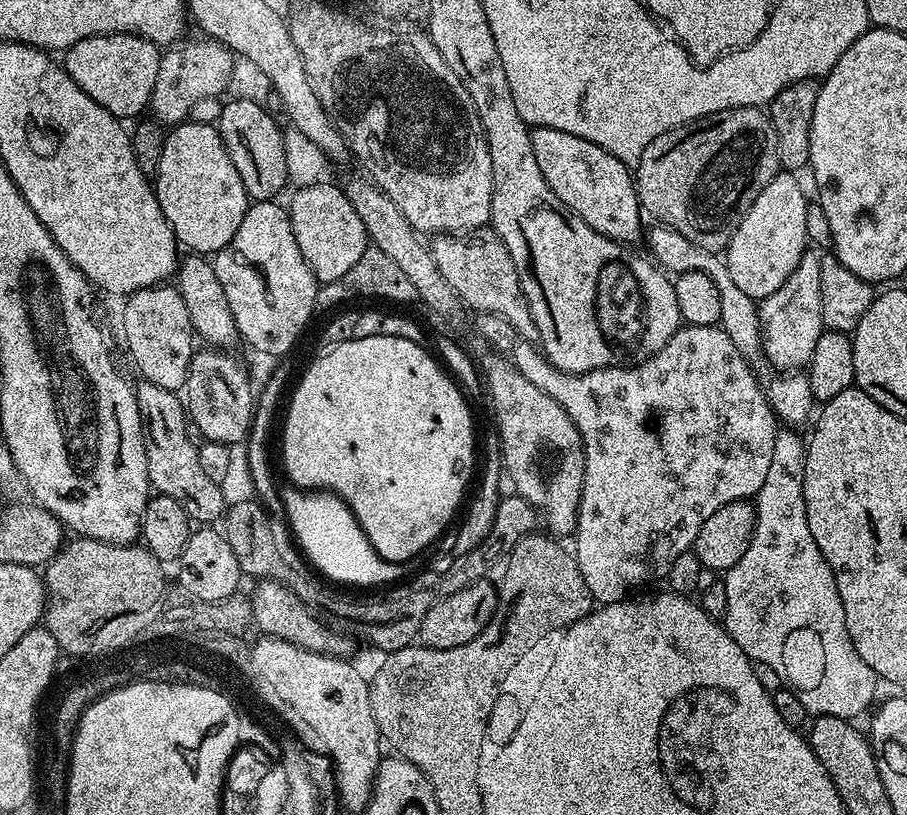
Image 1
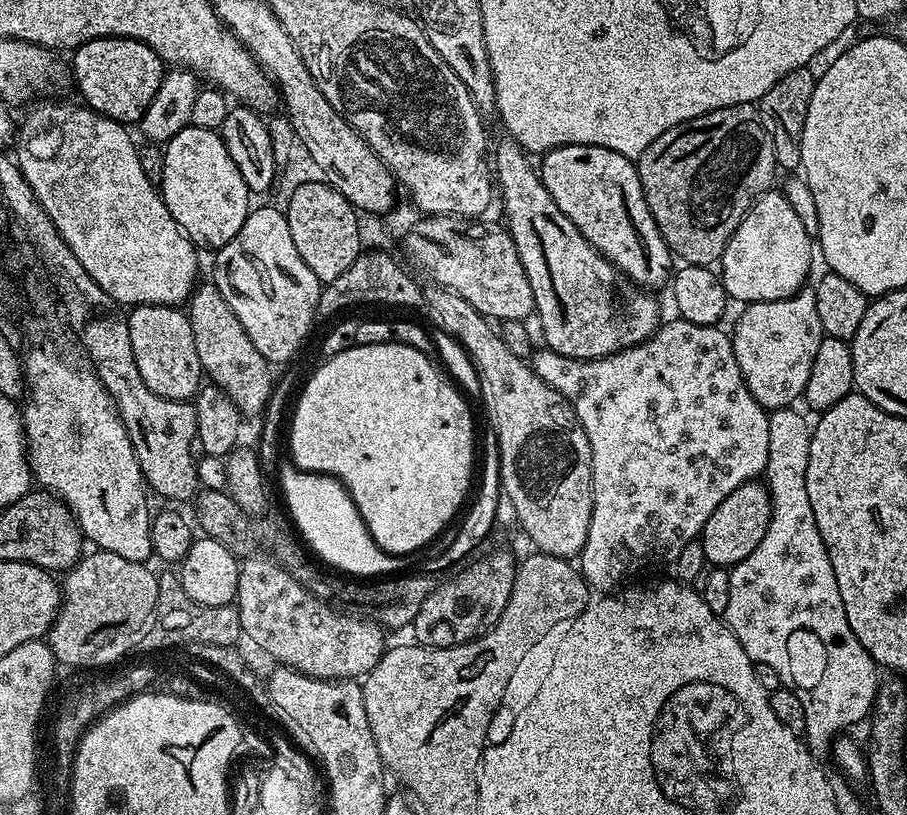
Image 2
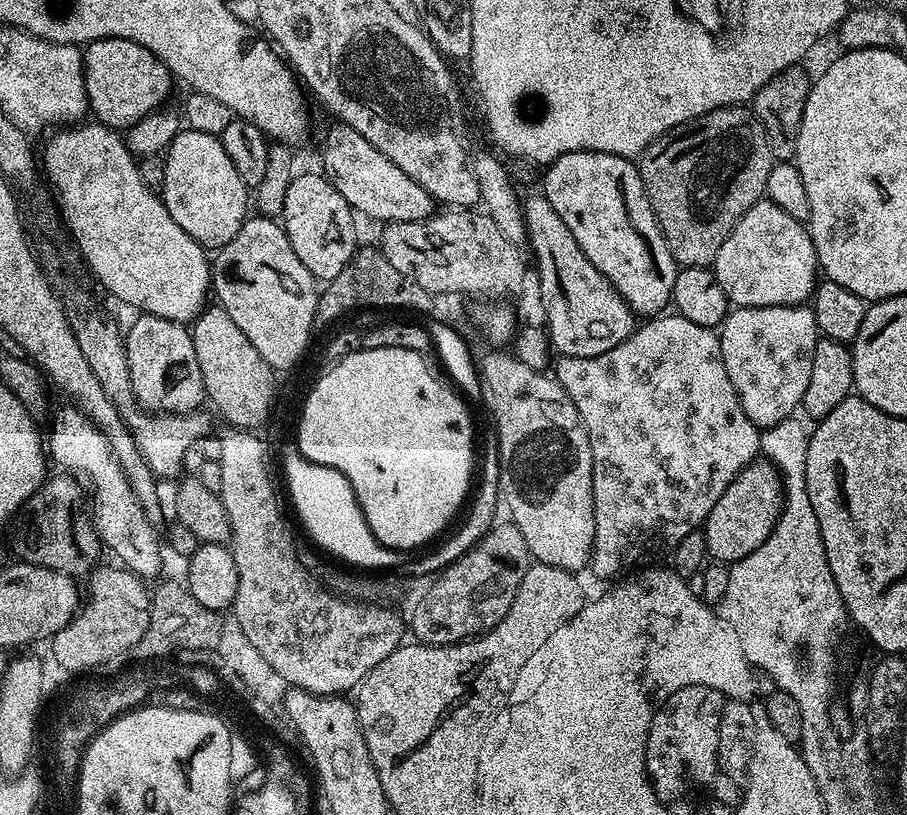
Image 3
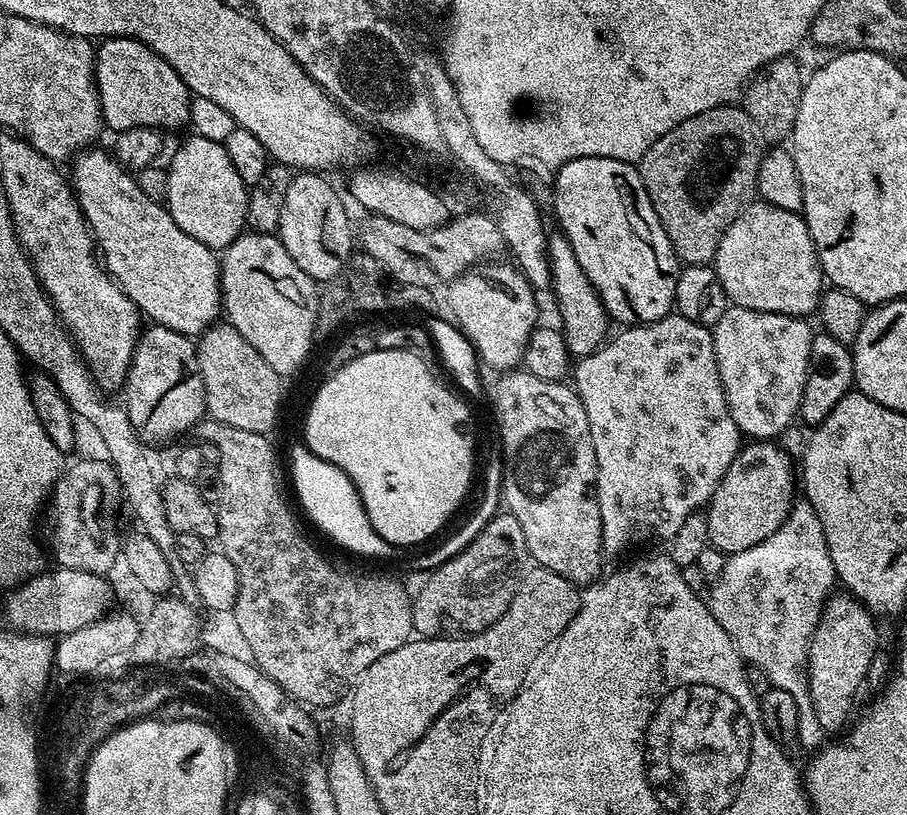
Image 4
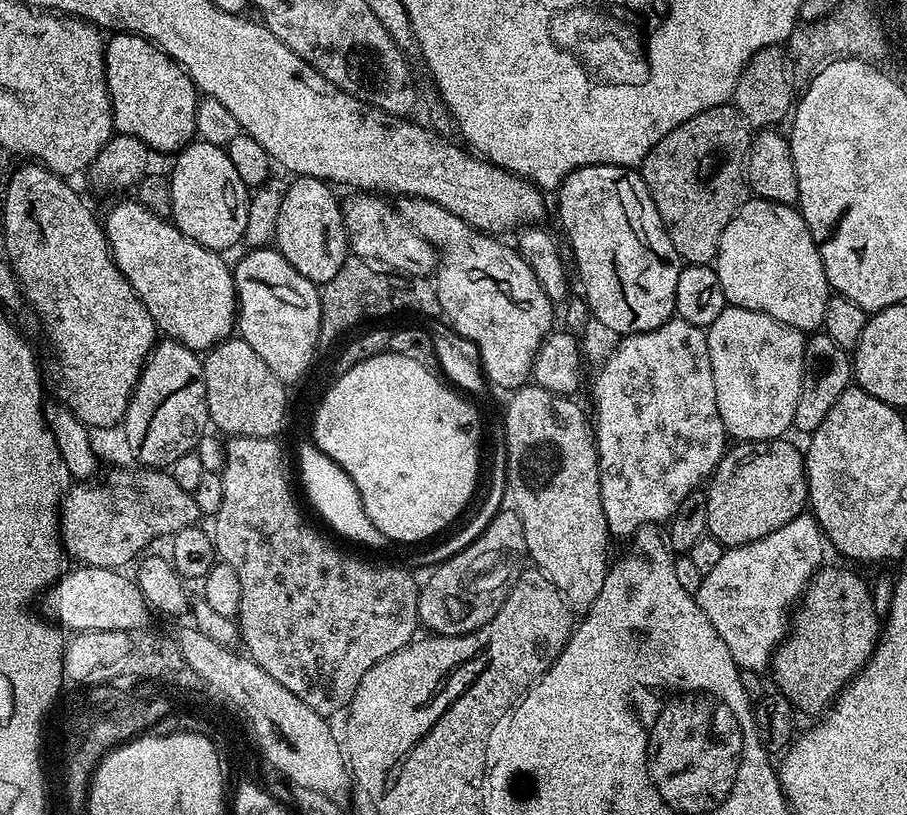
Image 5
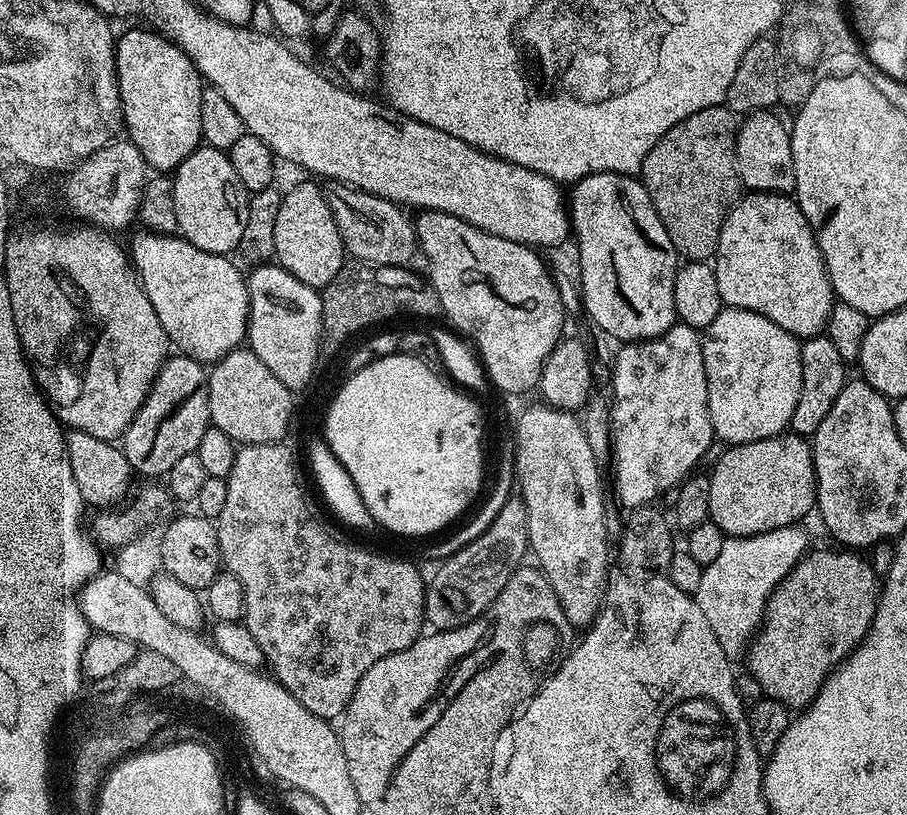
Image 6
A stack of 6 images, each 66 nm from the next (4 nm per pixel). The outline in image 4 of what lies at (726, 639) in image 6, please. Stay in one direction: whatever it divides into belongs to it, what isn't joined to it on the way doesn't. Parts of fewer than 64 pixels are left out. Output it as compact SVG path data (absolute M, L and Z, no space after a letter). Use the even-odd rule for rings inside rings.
M806 498L797 499L786 522L782 522L782 526L778 526L770 538L758 542L758 546L750 546L750 550L731 553L724 561L722 574L715 577L711 584L712 589L706 595L706 603L714 618L718 618L718 626L730 634L745 662L768 675L771 687L786 690L786 694L798 702L796 739L799 747L819 749L825 743L826 733L818 722L818 714L814 714L808 678L808 647L812 645L812 635L824 612L824 605L829 596L833 595L835 588L832 587L837 587L838 581L826 546L826 534L822 534L822 522L818 522L814 506L810 506Z

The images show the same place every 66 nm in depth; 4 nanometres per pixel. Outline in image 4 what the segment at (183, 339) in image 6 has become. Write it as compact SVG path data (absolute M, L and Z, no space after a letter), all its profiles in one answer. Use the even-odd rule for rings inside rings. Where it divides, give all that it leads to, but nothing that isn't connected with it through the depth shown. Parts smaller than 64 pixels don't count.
M100 146L89 147L75 157L72 166L72 190L76 193L84 223L88 225L102 263L117 286L136 303L141 313L147 319L149 316L152 324L161 324L193 338L199 337L201 332L217 323L222 312L220 260L217 253L198 242L198 238L190 238L190 234L186 234L186 230L182 230L178 222L174 222L174 218L161 201L146 198L135 175L125 168L111 151L103 152Z

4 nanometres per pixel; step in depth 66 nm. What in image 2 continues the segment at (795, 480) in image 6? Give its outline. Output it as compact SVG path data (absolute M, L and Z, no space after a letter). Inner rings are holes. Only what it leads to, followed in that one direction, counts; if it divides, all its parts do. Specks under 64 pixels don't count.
M760 482L738 486L734 494L722 498L718 510L706 518L698 542L704 551L704 559L712 566L734 566L742 562L762 542L762 534L772 521L772 499L767 487Z

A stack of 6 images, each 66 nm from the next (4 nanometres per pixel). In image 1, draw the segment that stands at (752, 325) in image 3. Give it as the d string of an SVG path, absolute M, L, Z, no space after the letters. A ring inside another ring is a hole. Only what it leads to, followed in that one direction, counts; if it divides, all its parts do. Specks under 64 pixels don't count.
M805 251L804 256L798 262L798 266L794 270L794 274L790 274L790 278L786 278L786 282L782 286L778 286L778 290L774 290L774 294L770 294L762 301L759 301L760 309L760 338L764 346L764 356L773 364L776 370L804 370L812 361L814 354L814 346L818 342L818 338L825 332L825 326L822 322L822 270L820 262L822 256L819 251Z

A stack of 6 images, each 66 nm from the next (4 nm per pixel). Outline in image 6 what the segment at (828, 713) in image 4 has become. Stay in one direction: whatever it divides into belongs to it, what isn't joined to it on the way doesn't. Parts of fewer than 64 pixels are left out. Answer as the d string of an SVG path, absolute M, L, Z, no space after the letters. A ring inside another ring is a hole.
M856 550L809 551L792 567L792 572L770 594L764 623L746 649L747 671L758 678L765 697L782 702L790 710L803 710L812 703L829 674L847 660L872 628L878 599L878 572Z

